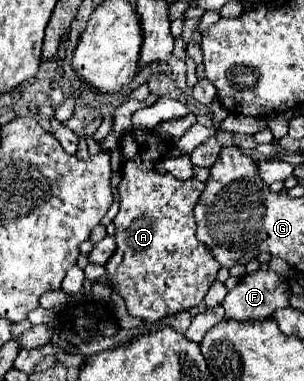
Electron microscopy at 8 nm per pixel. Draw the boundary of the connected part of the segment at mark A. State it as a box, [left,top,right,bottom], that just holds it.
[108,128,220,322]

